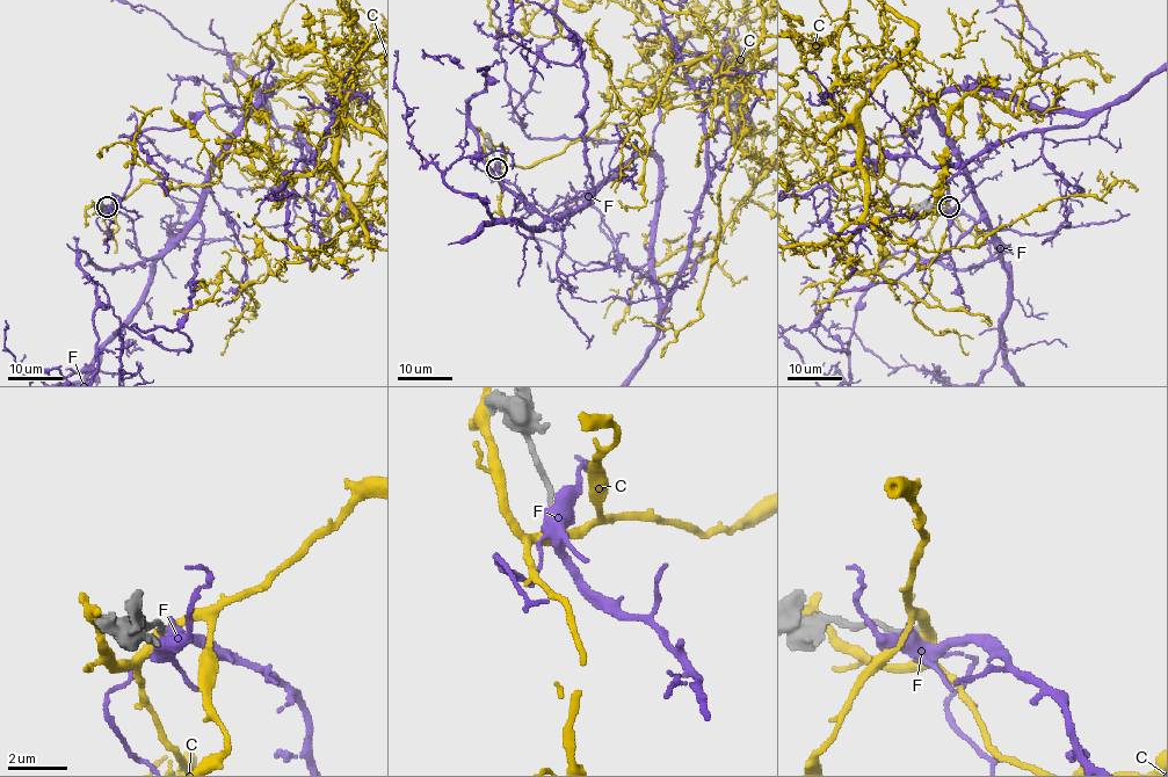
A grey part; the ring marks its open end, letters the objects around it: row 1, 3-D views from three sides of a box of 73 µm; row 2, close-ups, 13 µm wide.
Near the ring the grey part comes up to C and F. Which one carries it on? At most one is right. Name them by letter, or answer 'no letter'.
no letter

